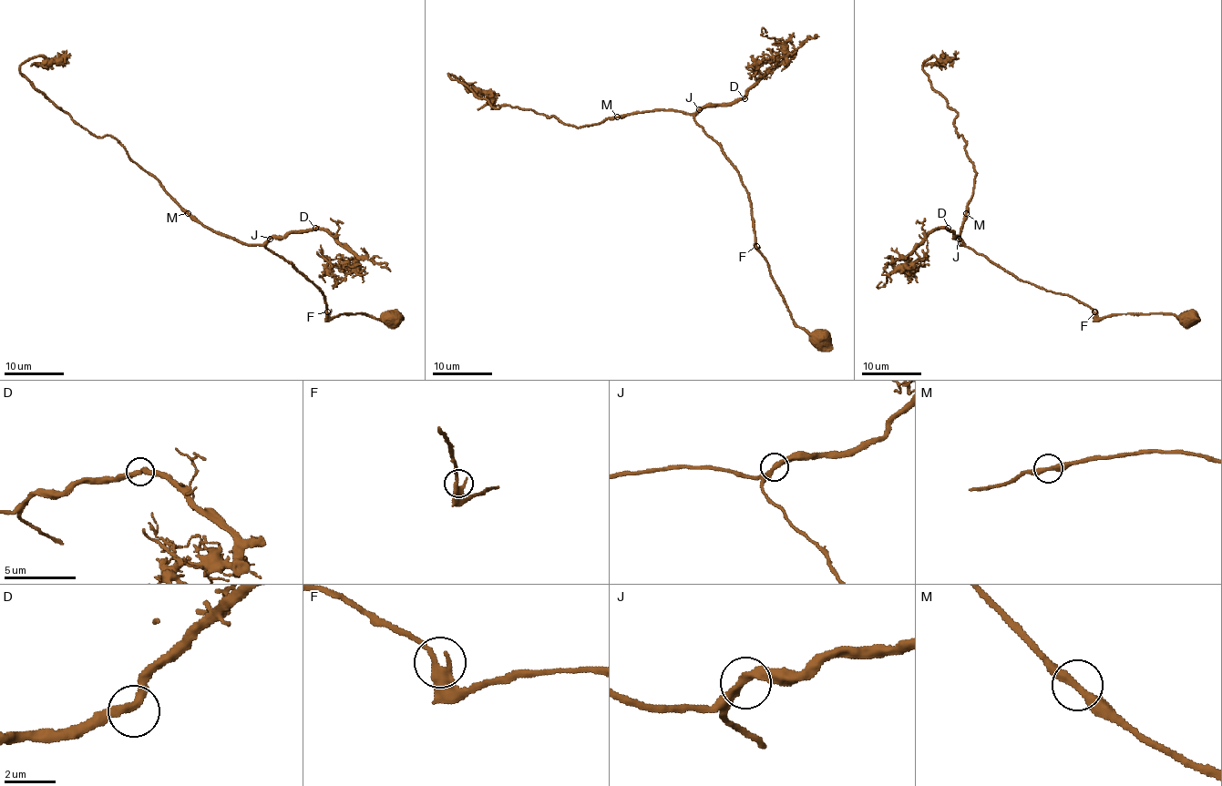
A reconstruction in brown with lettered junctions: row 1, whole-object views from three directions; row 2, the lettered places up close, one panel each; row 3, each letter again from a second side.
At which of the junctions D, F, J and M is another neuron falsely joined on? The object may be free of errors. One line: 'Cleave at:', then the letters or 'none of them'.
Cleave at: none of them

